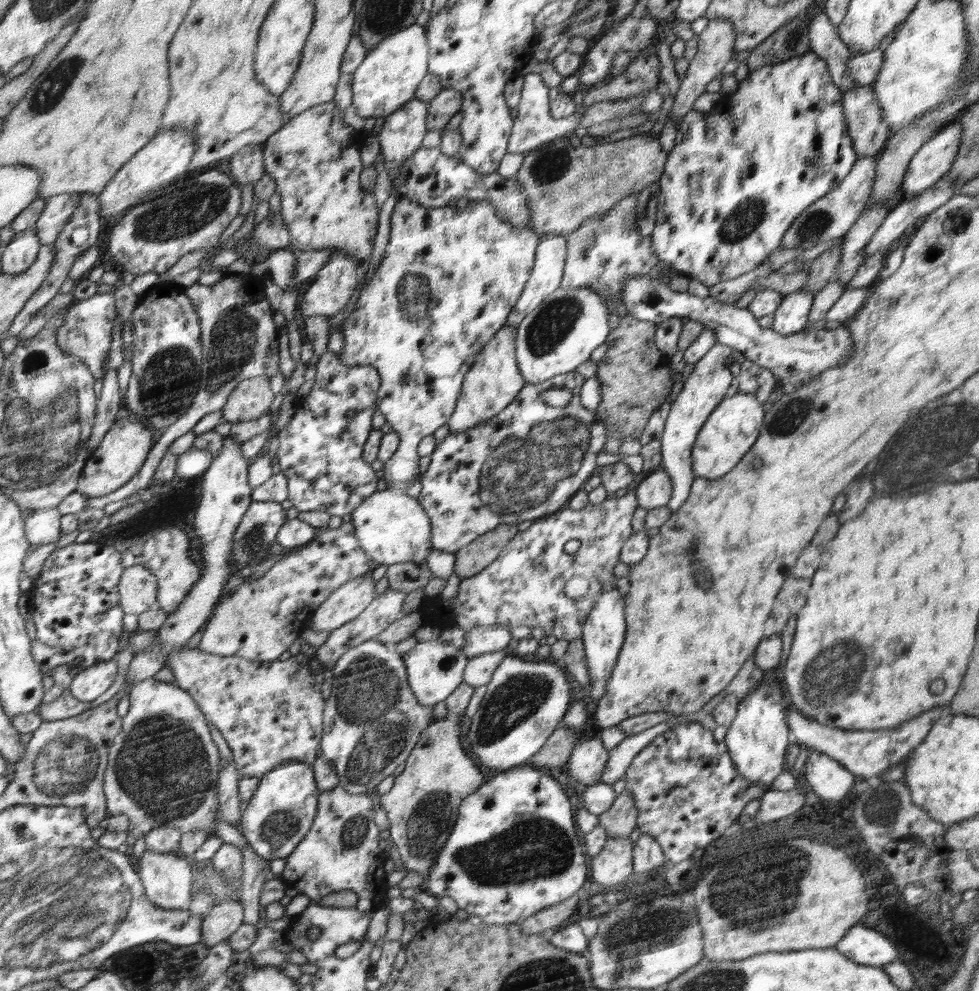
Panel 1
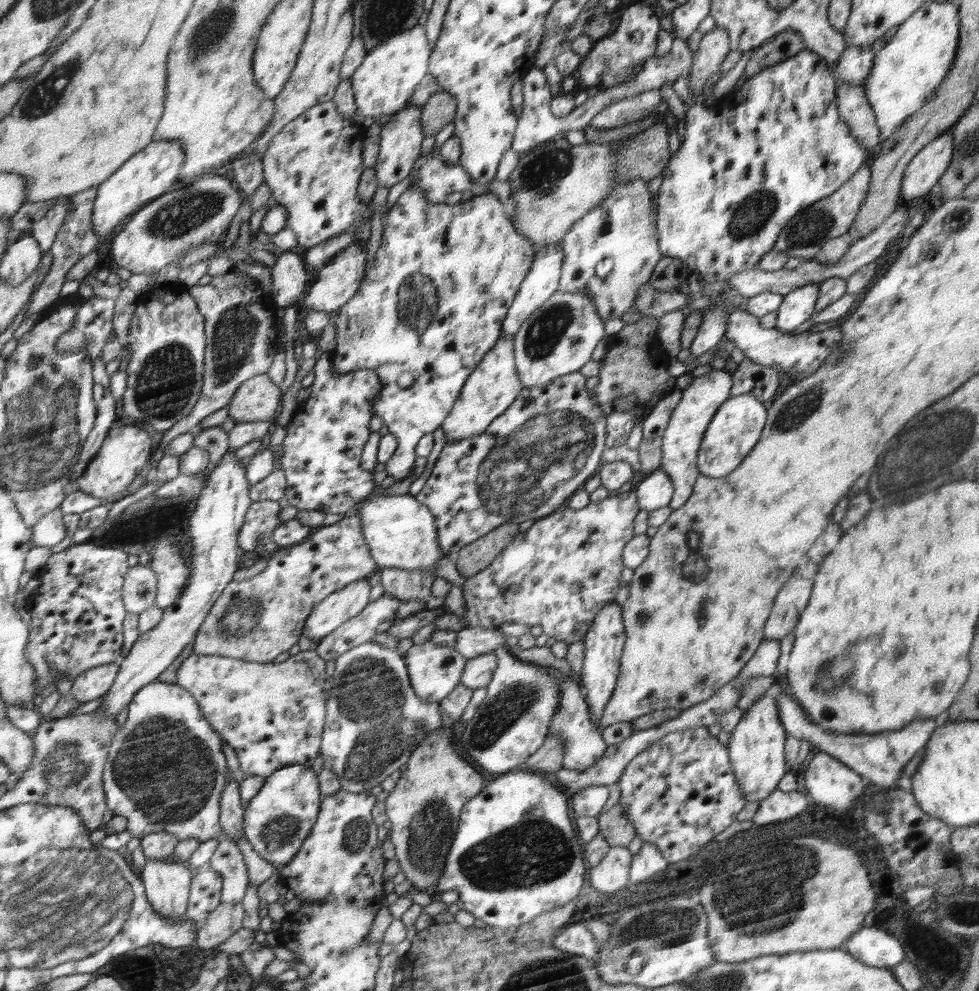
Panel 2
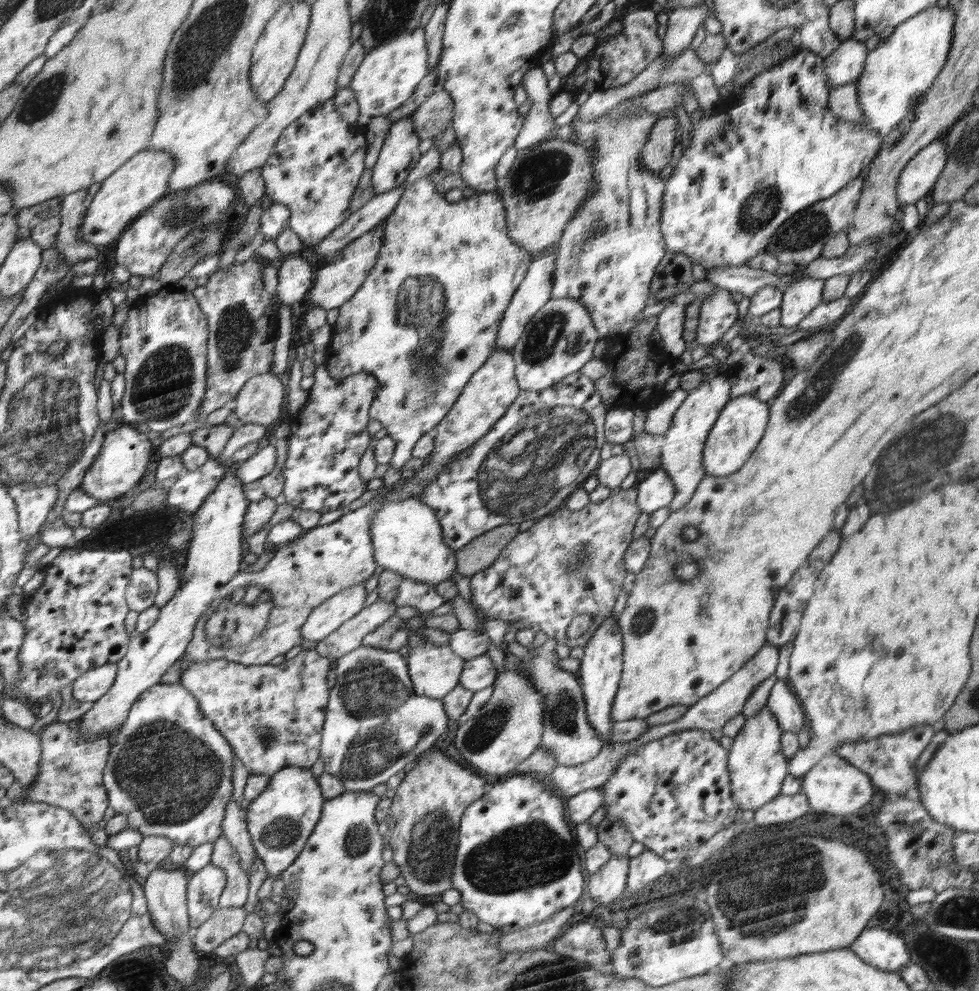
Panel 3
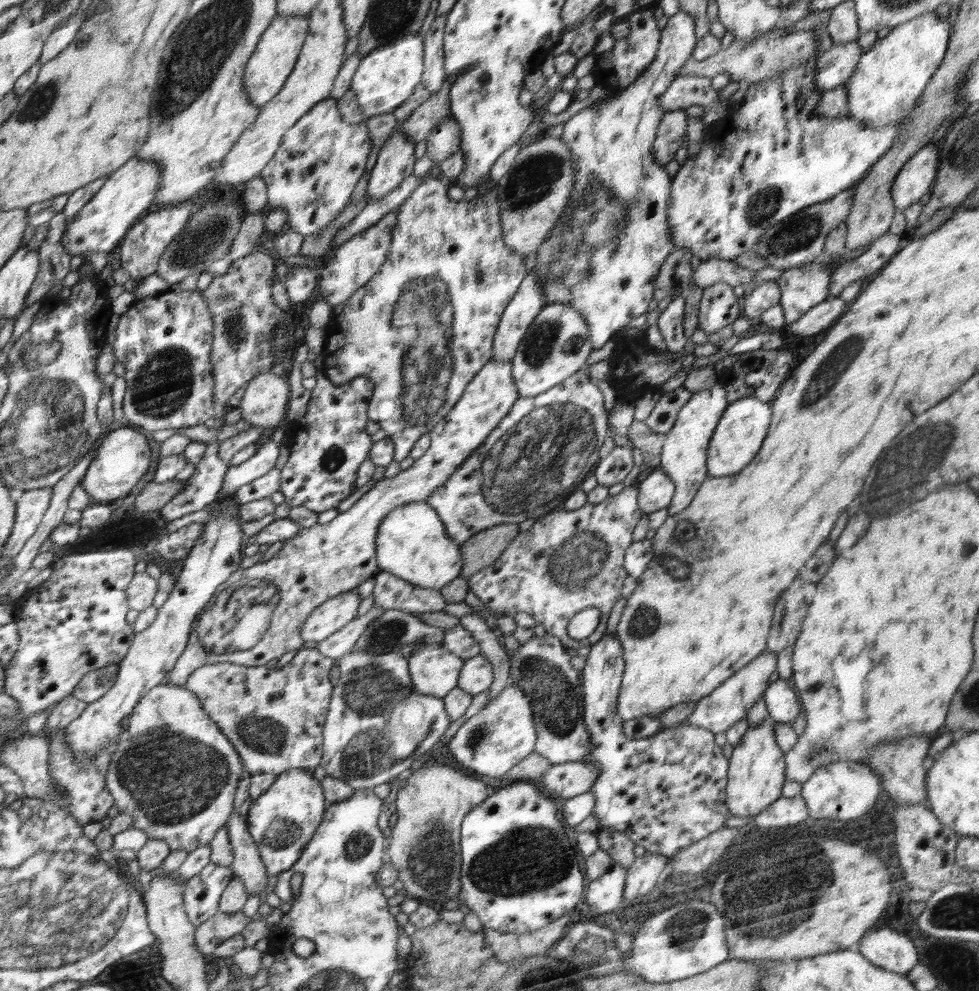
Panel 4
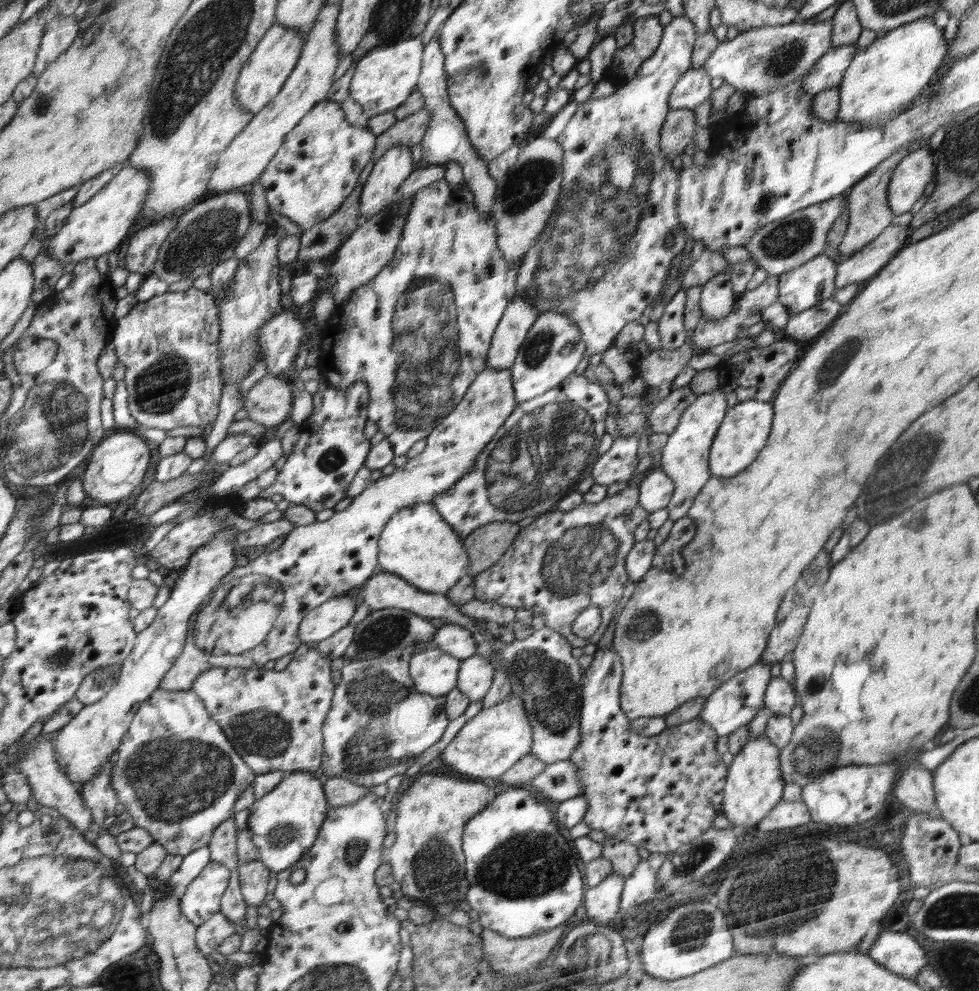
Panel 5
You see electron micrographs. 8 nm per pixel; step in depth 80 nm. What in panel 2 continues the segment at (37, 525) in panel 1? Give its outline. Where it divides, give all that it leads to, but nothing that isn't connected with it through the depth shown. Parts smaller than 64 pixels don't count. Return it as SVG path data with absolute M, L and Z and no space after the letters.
M57 508L46 513L34 527L35 545L54 547L68 538L70 530L65 523L65 512Z

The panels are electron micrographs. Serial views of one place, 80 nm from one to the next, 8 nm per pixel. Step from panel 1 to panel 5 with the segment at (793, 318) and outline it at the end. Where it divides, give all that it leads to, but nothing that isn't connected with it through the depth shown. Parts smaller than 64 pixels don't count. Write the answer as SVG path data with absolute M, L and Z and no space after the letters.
M825 254L816 256L807 264L799 266L791 272L781 274L779 277L779 301L788 311L790 317L811 309L819 302L826 301L835 292L836 262L830 260Z

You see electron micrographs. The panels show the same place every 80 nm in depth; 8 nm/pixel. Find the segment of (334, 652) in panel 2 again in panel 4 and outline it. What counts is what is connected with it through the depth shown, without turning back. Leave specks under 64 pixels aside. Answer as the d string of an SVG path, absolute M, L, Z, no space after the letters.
M373 606L366 614L354 618L352 622L345 624L340 630L334 632L318 642L316 650L321 651L328 658L340 659L355 647L356 641L363 635L364 630L384 613L384 609Z

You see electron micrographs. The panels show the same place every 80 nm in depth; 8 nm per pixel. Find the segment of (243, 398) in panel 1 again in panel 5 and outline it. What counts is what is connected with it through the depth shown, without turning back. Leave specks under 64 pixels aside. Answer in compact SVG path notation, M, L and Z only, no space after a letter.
M264 375L248 391L243 409L259 425L278 426L292 410L292 390L277 376Z

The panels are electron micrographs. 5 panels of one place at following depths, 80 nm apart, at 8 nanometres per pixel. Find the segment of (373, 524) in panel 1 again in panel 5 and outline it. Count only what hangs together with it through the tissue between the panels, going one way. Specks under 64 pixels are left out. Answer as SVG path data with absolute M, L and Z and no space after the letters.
M430 502L400 509L384 525L382 536L379 538L378 564L378 572L399 575L424 592L446 595L449 588L467 575L471 558L455 528Z

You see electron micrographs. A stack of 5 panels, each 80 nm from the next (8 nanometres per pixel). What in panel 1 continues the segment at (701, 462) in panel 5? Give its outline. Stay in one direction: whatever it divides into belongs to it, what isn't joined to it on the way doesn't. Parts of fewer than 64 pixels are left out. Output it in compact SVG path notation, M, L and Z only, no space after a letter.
M716 344L698 362L684 371L683 388L671 404L662 436L659 439L661 442L661 469L670 475L673 482L673 493L667 504L672 512L684 504L690 494L692 483L697 477L693 473L691 452L698 432L712 410L726 397L728 386L733 384L732 374L724 366L724 360L732 354L732 349L730 346Z

